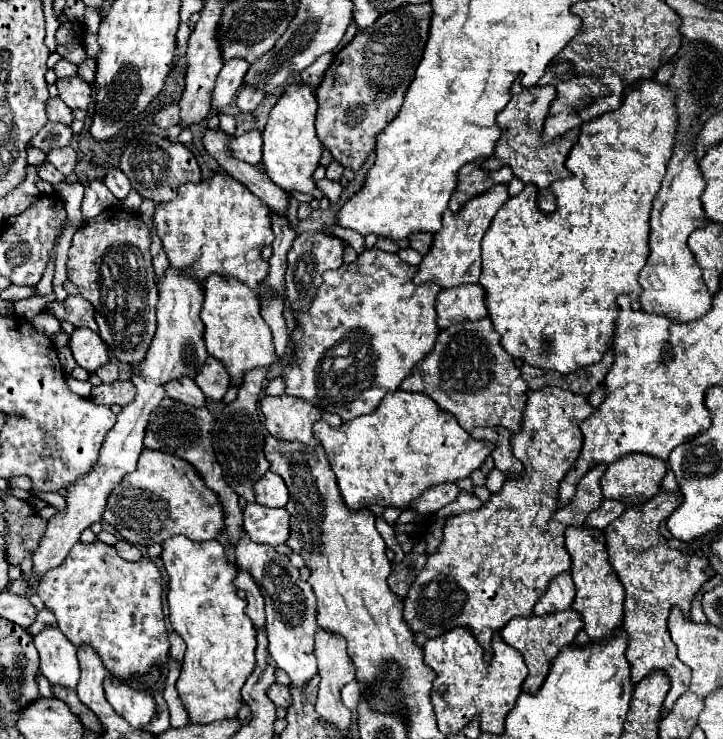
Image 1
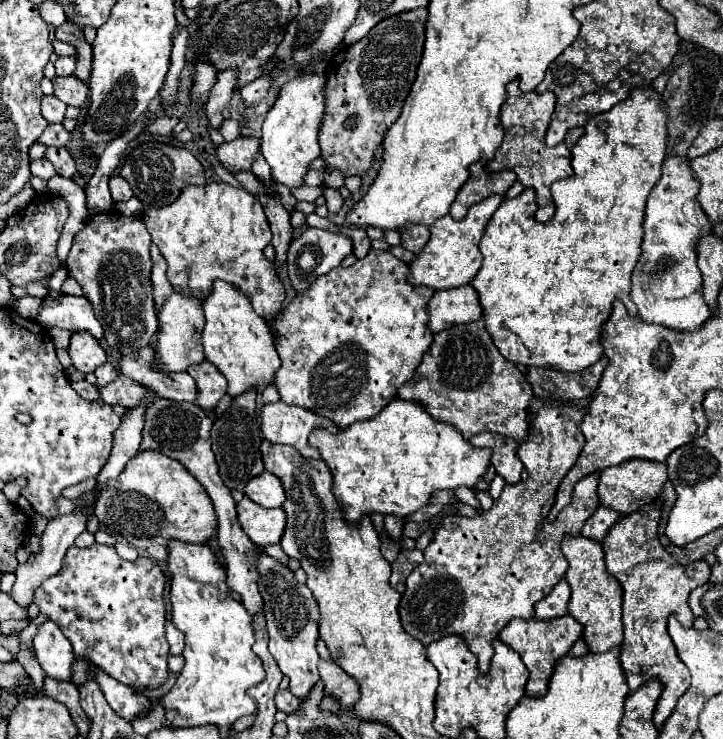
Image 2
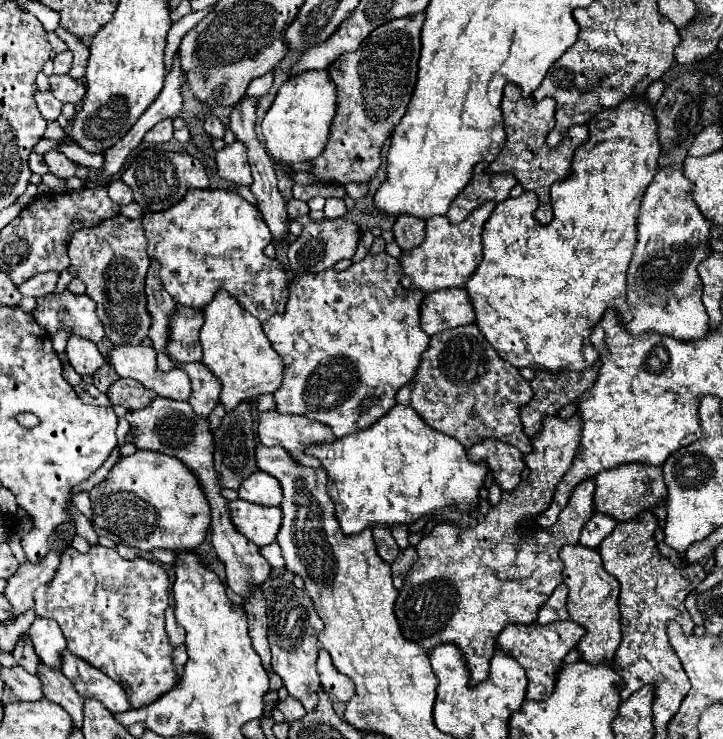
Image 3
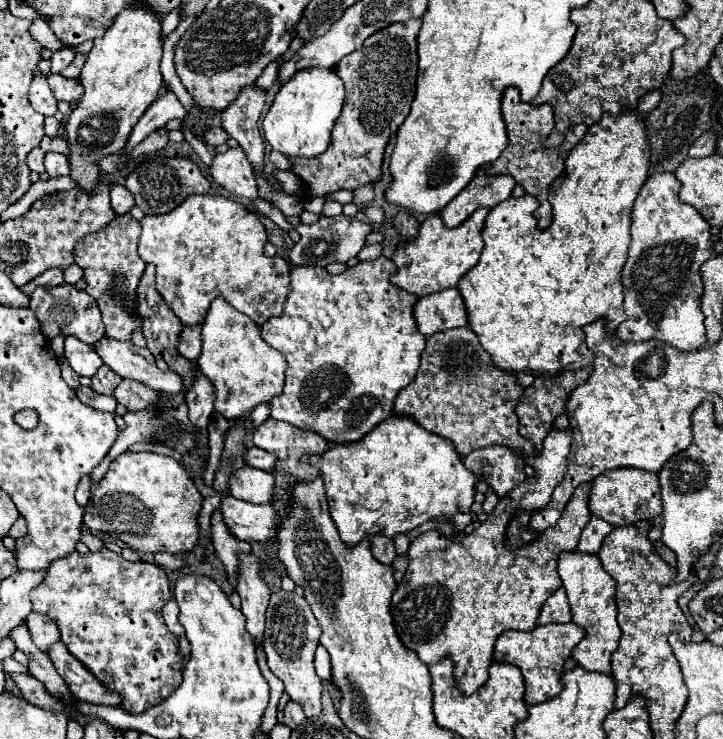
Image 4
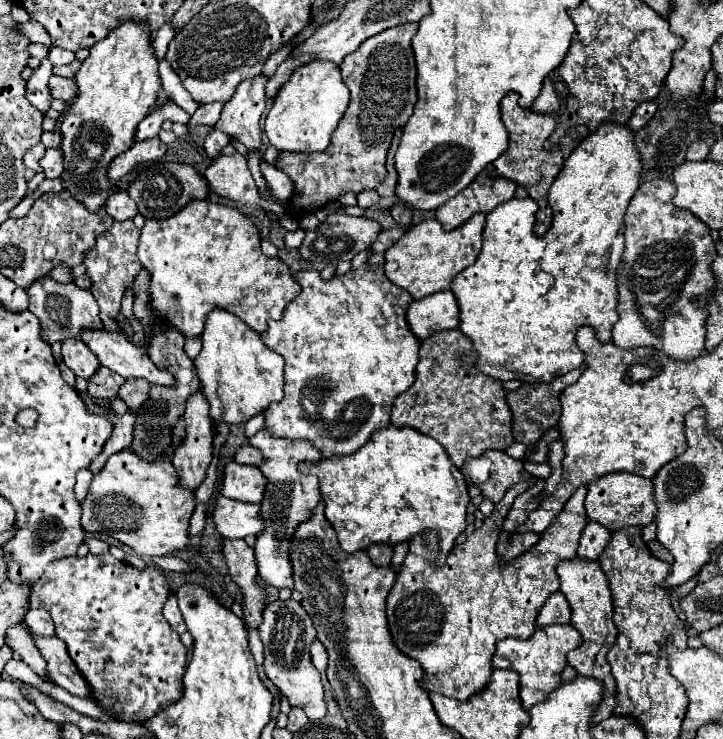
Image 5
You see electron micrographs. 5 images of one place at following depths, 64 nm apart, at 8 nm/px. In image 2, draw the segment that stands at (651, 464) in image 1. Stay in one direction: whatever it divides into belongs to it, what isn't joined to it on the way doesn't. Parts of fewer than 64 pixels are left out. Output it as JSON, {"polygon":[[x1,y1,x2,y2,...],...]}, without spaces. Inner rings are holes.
{"polygon":[[626,460,624,464,620,464,620,468,606,468,604,472,598,474,600,506,612,508,622,516,632,514,642,506,652,504,660,496,666,480,668,480,666,464,648,464,646,460]]}

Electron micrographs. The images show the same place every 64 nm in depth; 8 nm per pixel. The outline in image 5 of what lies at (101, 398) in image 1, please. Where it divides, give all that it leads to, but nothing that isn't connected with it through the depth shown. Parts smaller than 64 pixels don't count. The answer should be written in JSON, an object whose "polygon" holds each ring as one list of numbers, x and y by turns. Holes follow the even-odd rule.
{"polygon":[[130,378,122,384,118,396,128,404,128,408,138,408,146,398,148,398,148,388,150,382,144,378]]}

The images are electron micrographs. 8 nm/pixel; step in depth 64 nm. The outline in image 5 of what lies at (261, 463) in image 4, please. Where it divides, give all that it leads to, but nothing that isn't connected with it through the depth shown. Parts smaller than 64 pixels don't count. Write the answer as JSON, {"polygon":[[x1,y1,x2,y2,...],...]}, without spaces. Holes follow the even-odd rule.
{"polygon":[[244,444,244,446,240,446,240,450,234,454,234,460,240,462,240,464,252,464,252,466,256,466,256,464,260,464,260,454,258,454,256,448,252,448,250,444]]}

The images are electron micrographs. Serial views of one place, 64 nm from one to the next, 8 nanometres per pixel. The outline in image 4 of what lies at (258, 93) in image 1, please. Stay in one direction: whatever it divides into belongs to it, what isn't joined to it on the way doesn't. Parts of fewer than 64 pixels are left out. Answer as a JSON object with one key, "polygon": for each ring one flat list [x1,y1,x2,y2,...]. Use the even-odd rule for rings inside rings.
{"polygon":[[276,58,276,60,272,60,266,68,264,68,264,72,262,72,262,76,260,76,260,80,256,80,256,84,258,86,262,86,262,88,270,88,272,84,274,84,274,80,276,80,276,74,278,74,278,66,282,64,282,58]]}

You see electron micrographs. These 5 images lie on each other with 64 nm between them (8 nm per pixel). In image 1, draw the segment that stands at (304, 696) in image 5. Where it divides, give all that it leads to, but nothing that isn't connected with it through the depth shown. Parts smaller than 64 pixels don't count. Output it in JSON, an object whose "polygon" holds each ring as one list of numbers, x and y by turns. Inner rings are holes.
{"polygon":[[248,536,236,546,236,562,242,570,252,574,266,600,266,632,268,632,268,652,290,676,294,688,302,688,316,674,316,656,314,656,314,634,318,632,316,624,316,596,308,582,300,580,298,568,294,568,288,556,278,554,272,546,262,546]]}

